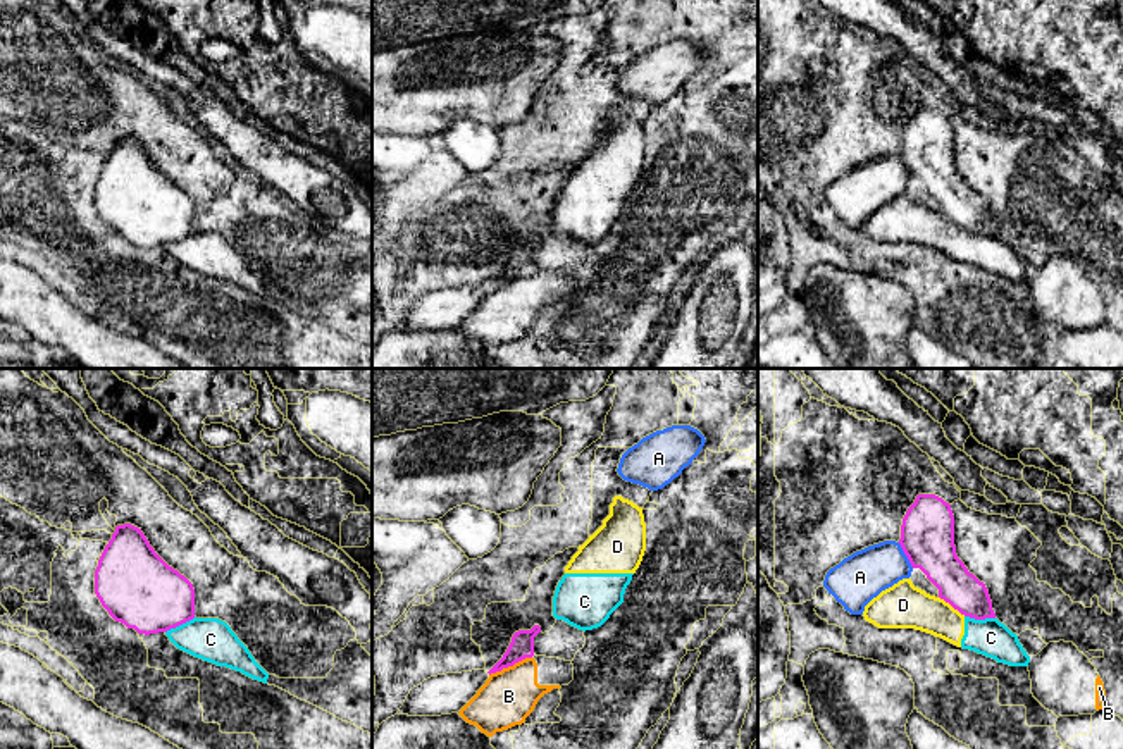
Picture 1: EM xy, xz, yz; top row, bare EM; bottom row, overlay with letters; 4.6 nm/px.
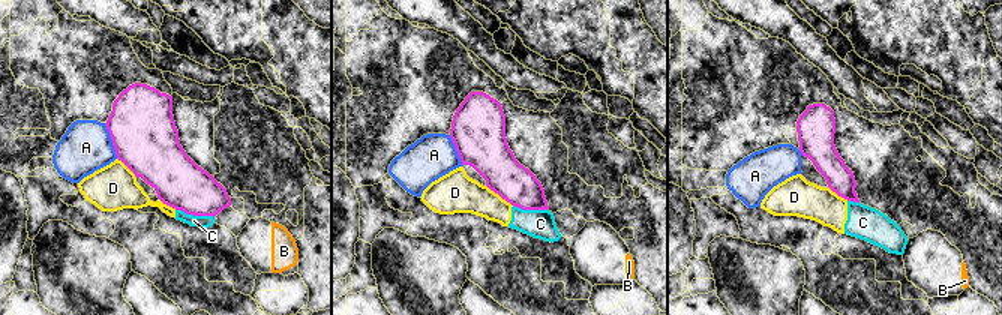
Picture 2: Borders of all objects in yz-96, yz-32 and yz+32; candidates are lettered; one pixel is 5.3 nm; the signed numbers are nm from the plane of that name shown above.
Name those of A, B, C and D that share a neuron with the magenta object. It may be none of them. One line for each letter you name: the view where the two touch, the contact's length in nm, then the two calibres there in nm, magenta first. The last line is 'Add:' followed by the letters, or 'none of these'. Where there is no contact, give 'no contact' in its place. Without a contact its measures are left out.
Add: none of these

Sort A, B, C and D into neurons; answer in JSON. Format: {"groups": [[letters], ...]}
{"groups": [["A", "B", "C", "D"]]}

